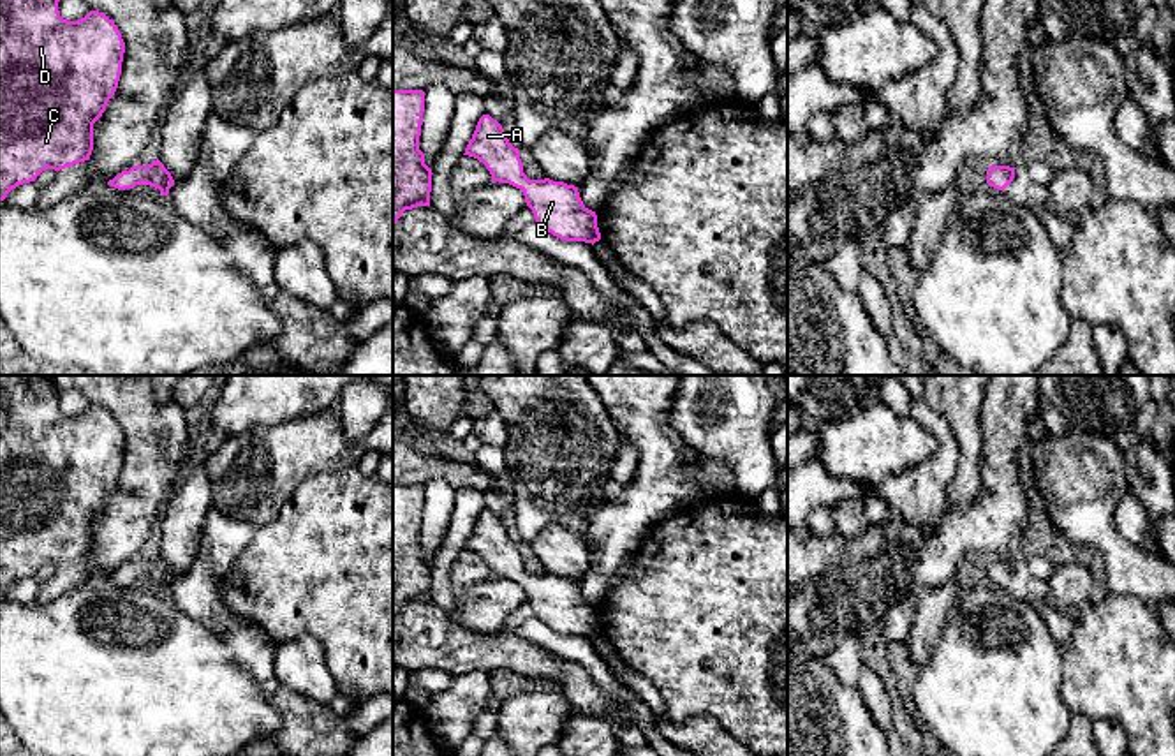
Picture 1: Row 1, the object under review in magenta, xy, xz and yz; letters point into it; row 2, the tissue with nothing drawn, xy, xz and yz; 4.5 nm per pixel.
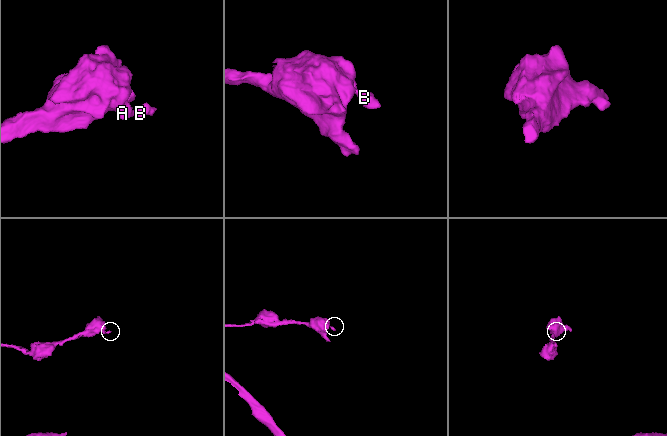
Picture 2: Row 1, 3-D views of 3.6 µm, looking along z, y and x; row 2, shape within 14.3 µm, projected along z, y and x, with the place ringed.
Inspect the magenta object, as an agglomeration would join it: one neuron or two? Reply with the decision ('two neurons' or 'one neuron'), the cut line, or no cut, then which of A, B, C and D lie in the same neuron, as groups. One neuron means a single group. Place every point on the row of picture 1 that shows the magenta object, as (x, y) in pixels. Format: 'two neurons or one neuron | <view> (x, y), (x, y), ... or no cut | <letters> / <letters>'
one neuron | no cut | A B C D

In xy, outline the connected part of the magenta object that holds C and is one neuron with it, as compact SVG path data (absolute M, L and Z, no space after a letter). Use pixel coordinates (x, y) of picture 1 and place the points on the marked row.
M0 0L0 201L18 185L35 182L46 169L65 169L90 159L93 150L93 123L102 116L115 95L122 74L125 42L113 19L104 12L90 11L78 21L67 21L58 11L60 0Z

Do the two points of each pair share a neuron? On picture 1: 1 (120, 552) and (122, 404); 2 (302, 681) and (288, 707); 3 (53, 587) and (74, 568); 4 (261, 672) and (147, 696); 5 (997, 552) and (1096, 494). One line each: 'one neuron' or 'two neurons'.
1: one neuron
2: two neurons
3: one neuron
4: two neurons
5: two neurons

